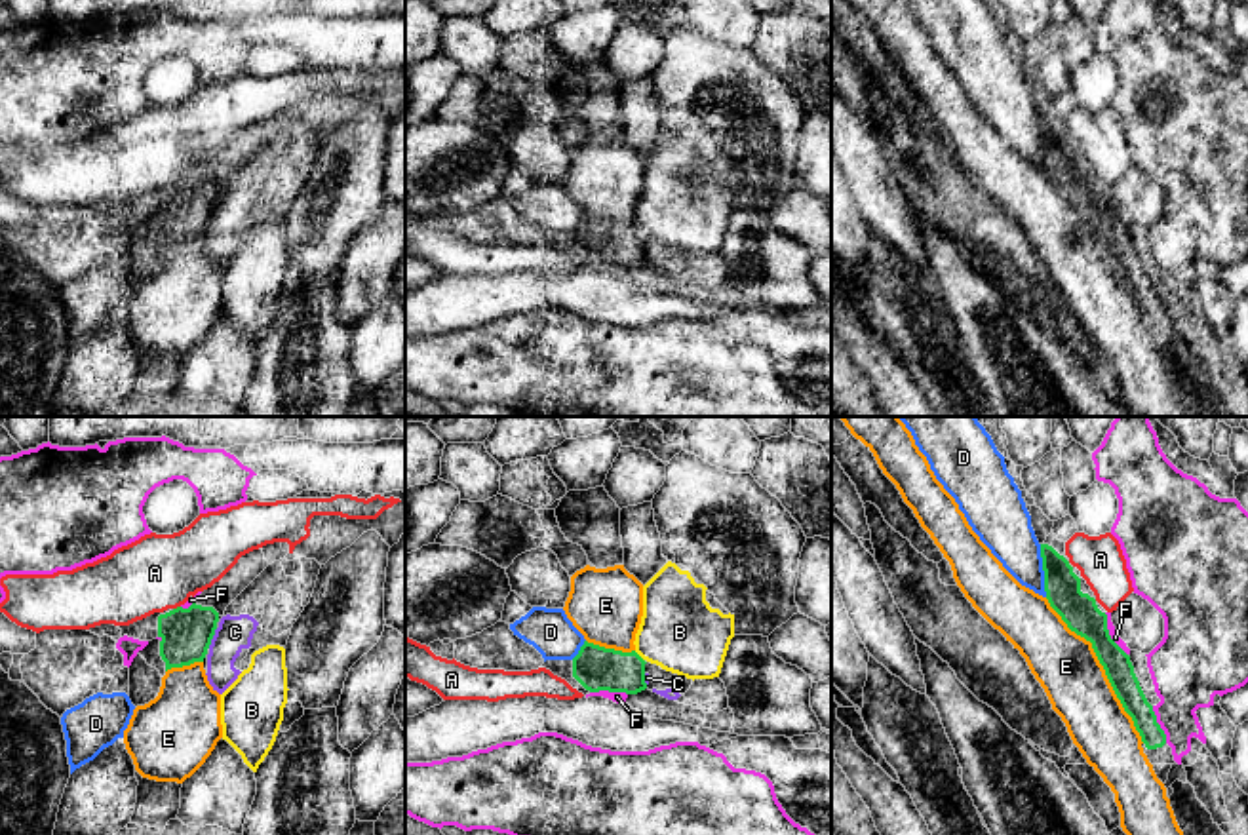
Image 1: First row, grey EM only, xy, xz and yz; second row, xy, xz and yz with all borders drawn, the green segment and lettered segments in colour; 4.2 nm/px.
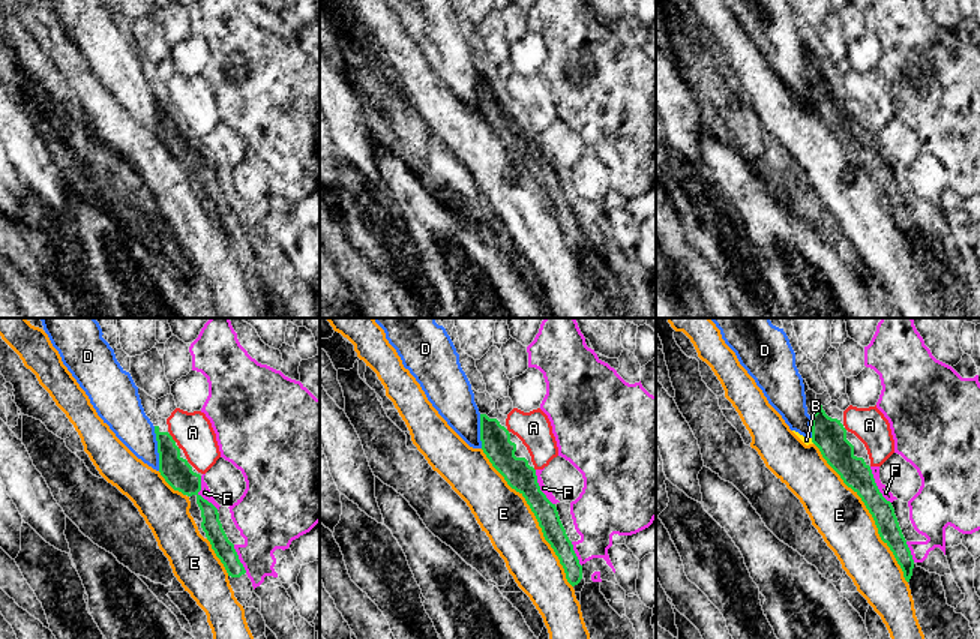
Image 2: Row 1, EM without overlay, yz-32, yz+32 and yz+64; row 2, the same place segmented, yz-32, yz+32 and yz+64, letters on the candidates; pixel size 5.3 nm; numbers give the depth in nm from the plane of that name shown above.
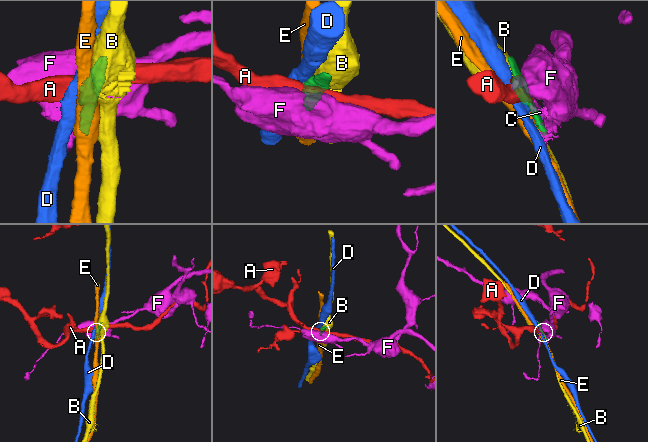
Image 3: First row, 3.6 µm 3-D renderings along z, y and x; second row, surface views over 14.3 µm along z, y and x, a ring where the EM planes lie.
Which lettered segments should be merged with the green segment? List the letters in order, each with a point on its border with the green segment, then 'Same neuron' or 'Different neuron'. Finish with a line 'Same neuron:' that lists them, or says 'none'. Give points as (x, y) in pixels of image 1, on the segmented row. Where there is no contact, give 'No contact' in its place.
A: Touches green at xy (177, 607). Different neuron
B: Touches green at xz (640, 657). Different neuron
C: Touches green at xy (212, 638). Different neuron
D: Touches green at yz (1043, 569). Different neuron
E: Touches green at yz (1104, 668). Different neuron
F: Touches green at yz (1108, 634). Different neuron
Same neuron: none

